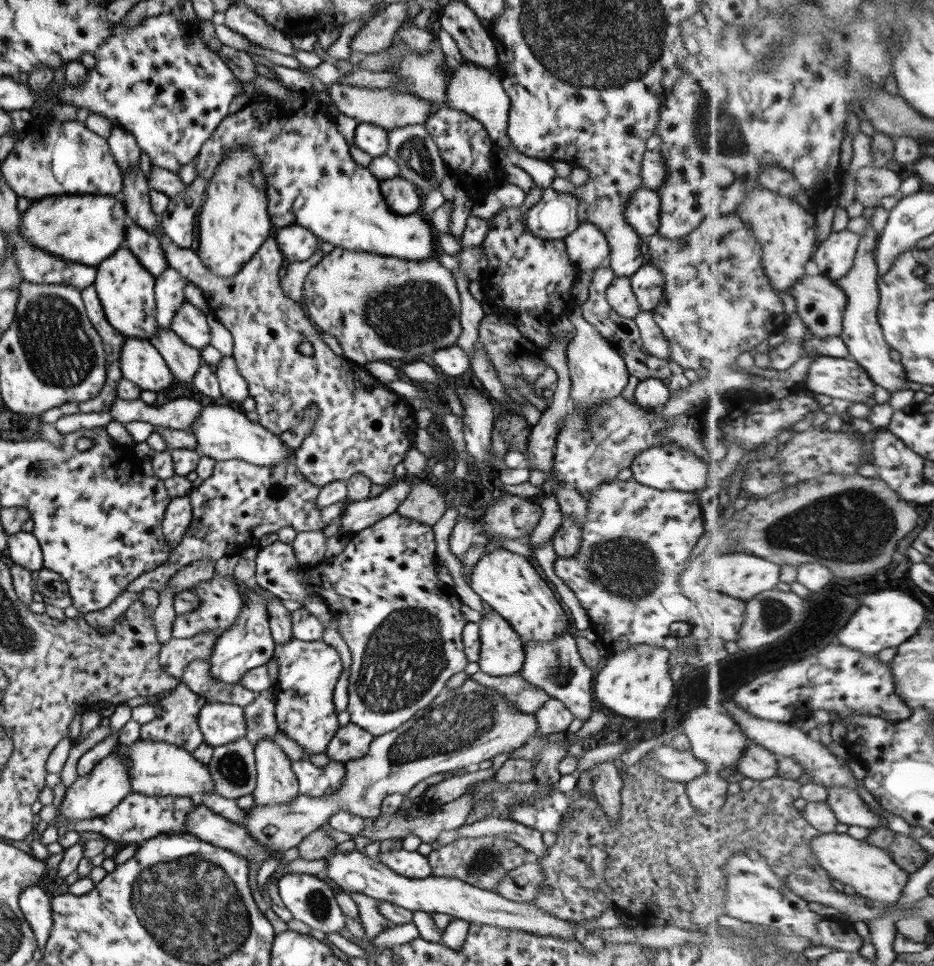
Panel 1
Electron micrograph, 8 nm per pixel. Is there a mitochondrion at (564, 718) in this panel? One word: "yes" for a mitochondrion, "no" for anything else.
no

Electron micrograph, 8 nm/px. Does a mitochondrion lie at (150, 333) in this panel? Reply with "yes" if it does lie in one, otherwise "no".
no

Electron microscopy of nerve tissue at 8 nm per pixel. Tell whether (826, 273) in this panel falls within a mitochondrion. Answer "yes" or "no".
no

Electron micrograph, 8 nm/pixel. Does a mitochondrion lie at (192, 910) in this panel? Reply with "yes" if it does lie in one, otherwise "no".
yes

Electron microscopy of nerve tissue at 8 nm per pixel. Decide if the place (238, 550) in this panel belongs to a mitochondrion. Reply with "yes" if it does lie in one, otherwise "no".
no

